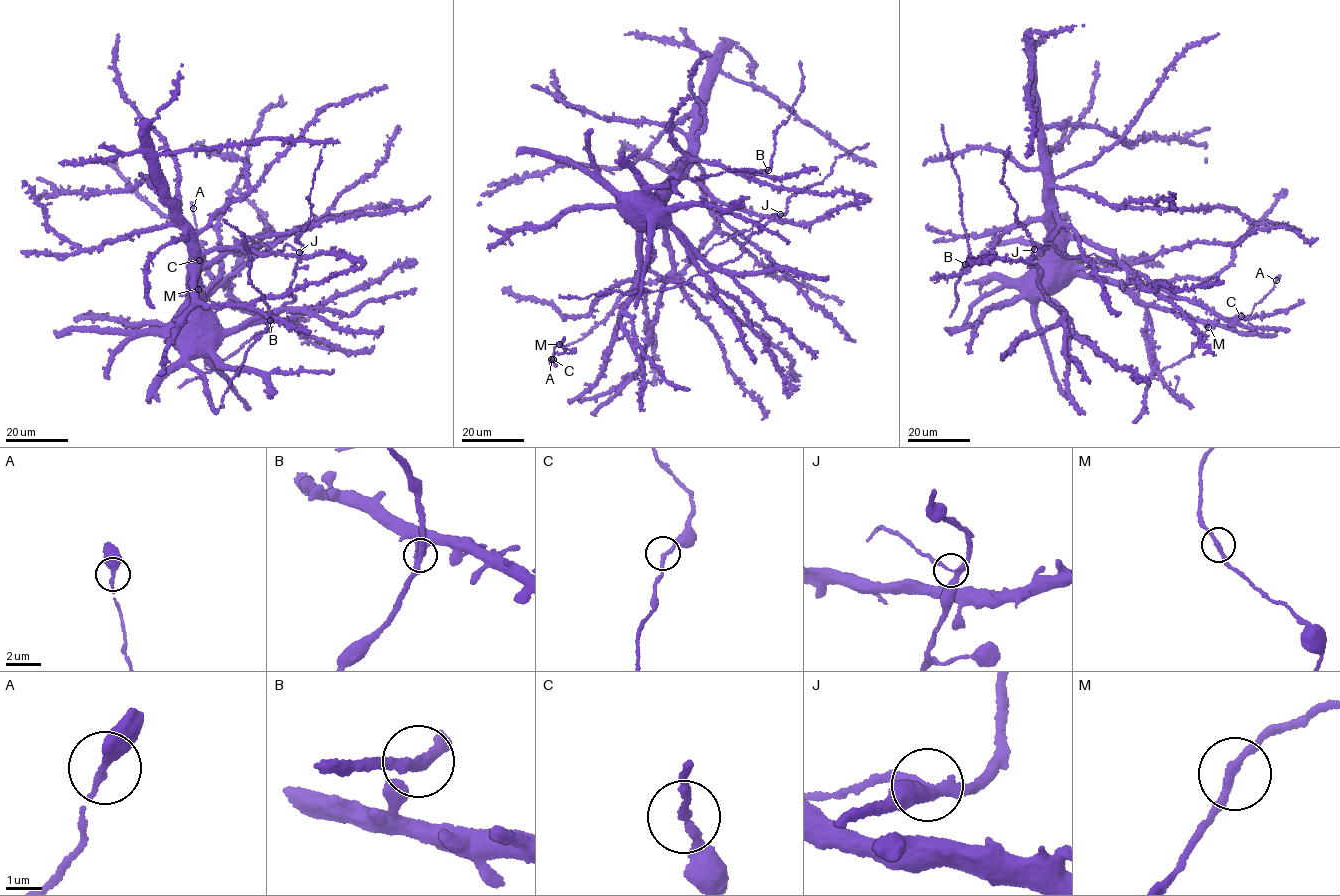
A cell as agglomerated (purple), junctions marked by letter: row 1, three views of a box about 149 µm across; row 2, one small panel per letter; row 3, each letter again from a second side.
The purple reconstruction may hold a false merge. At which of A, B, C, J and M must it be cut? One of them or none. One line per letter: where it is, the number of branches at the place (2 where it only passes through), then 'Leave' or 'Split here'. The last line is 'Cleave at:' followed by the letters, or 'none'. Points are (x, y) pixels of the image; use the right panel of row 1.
A: Place: (1276, 280). Branches: 2. Leave
B: Place: (965, 264). Branches: 3. Leave
C: Place: (1241, 316). Branches: 2. Leave
J: Place: (1034, 249). Branches: 3. Split here
M: Place: (1208, 327). Branches: 2. Leave
Cleave at: J

